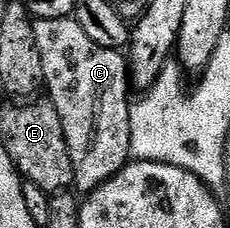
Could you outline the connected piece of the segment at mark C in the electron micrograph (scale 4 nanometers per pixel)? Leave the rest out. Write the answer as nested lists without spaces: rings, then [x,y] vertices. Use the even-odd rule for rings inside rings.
[[[72,16],[56,20],[39,18],[34,23],[34,31],[40,60],[44,60],[44,90],[45,93],[50,93],[47,94],[48,101],[56,108],[60,124],[64,124],[64,140],[72,156],[73,189],[79,195],[85,196],[93,192],[102,182],[119,174],[132,158],[130,152],[132,84],[128,79],[128,58],[121,50],[100,48],[100,44],[90,39],[84,33],[84,28],[80,28],[80,24]]]

